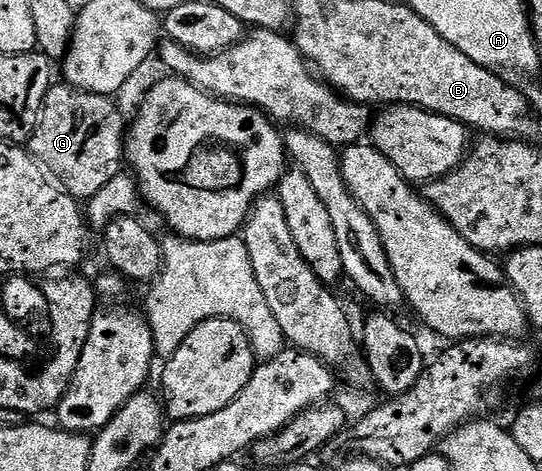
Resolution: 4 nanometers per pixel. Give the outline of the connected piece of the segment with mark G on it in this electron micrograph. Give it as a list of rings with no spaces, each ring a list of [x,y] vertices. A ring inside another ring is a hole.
[[[51,85],[44,96],[28,150],[67,194],[79,200],[91,200],[104,184],[123,173],[128,118],[118,111],[113,97],[61,85]]]

